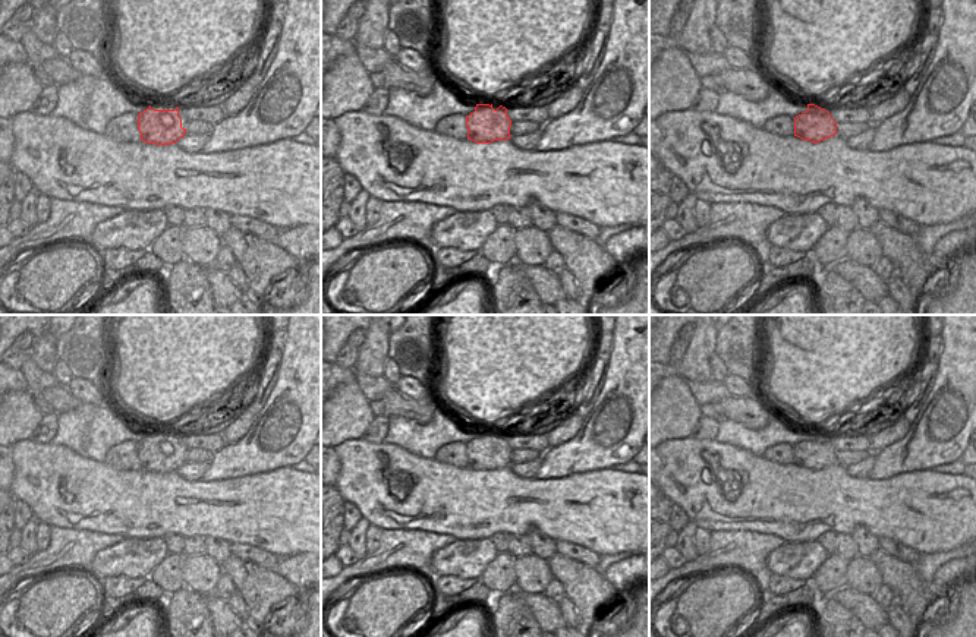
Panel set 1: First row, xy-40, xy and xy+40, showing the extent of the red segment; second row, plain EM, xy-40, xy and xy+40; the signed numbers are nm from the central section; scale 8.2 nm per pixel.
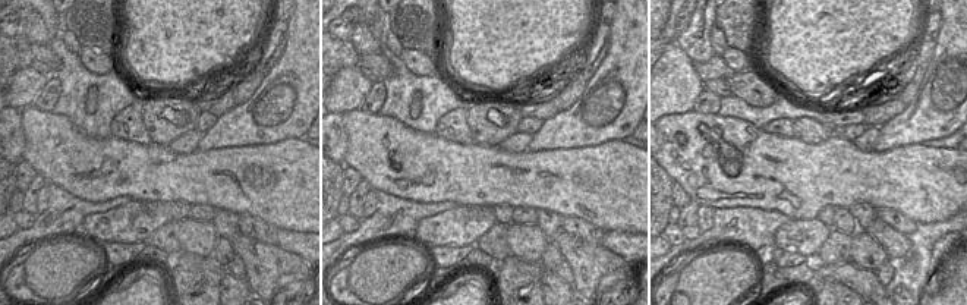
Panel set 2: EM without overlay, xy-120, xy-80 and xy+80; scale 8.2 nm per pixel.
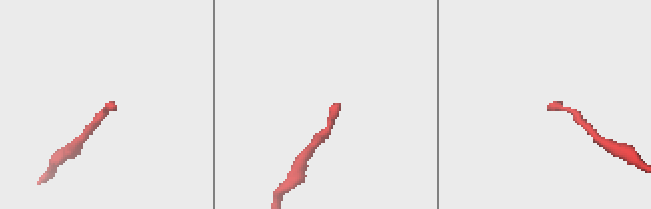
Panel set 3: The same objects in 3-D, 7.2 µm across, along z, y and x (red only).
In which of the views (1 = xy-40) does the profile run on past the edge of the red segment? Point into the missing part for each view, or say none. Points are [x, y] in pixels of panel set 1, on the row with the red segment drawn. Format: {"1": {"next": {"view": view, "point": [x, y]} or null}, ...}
{"1": {"next": null}}

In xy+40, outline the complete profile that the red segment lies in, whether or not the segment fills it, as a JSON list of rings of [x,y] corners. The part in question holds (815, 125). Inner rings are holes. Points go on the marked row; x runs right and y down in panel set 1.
[[[807,104],[807,110],[794,117],[794,136],[818,144],[837,135],[837,122],[831,114],[815,104]]]

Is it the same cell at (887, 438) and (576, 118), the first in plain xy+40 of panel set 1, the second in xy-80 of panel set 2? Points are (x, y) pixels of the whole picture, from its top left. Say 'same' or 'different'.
different

